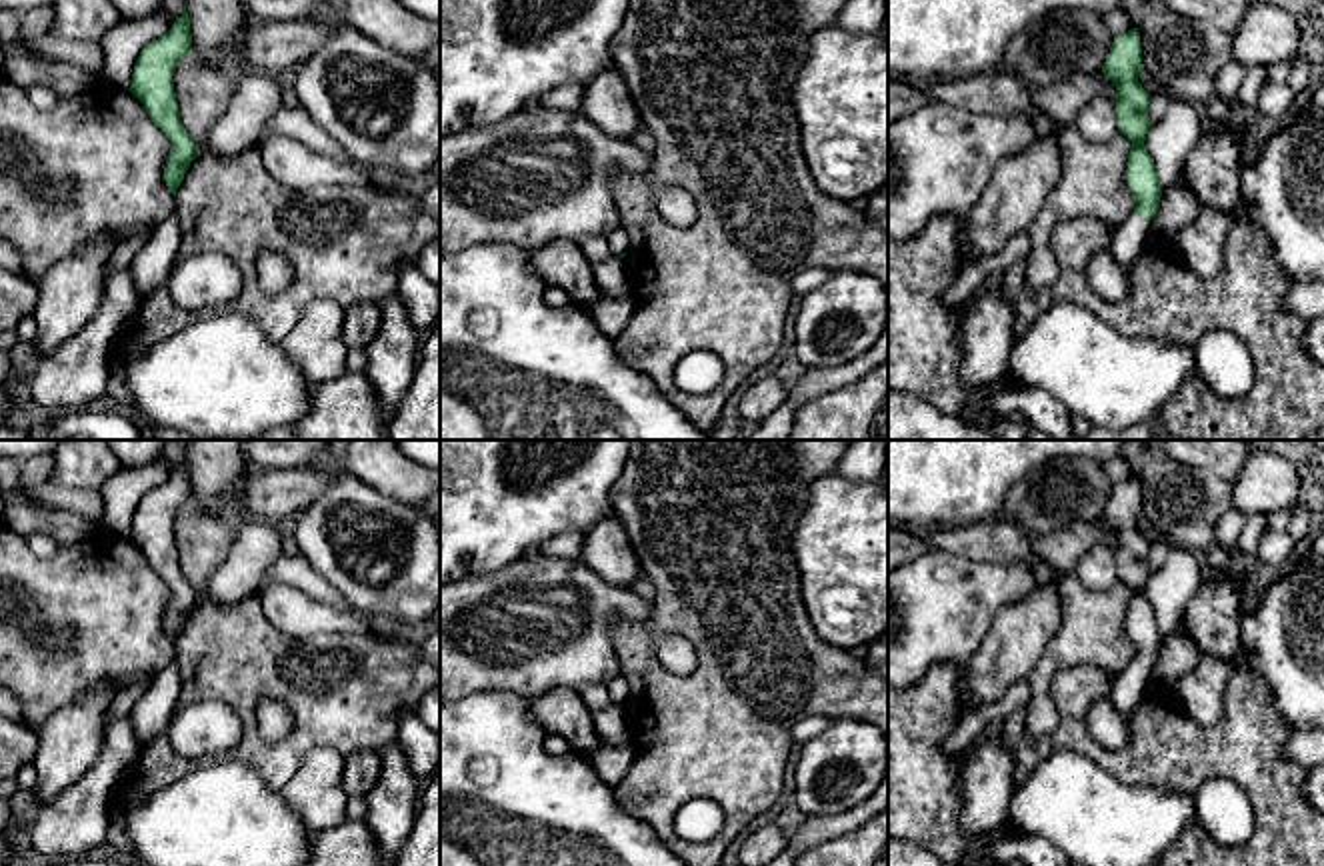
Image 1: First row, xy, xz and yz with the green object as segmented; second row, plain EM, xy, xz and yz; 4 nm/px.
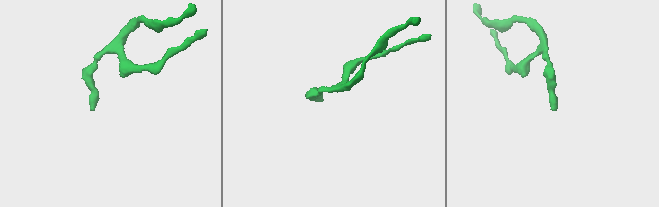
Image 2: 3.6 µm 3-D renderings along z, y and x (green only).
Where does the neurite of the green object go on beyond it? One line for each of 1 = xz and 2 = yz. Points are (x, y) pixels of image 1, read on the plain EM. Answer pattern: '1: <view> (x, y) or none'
1: xz (618, 688)
2: yz (1130, 684)

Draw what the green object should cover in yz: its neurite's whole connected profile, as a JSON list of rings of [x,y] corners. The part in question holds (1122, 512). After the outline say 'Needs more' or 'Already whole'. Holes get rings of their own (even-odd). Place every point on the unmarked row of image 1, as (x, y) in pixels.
[[[1138,476],[1114,484],[1102,520],[1116,534],[1118,580],[1132,590],[1126,632],[1136,654],[1134,662],[1116,676],[1112,700],[1128,722],[1132,722],[1134,708],[1148,690],[1148,678],[1162,646],[1158,620],[1144,592],[1152,574],[1148,566],[1148,552],[1152,544],[1138,530],[1138,522],[1142,518]]]. Needs more

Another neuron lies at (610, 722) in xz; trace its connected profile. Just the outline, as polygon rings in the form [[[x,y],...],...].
[[[612,702],[604,710],[592,712],[592,720],[602,740],[612,744],[632,744],[624,706]]]

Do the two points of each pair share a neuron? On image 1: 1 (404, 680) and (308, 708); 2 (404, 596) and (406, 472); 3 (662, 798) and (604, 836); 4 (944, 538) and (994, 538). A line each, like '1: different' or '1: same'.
1: same
2: different
3: different
4: same

